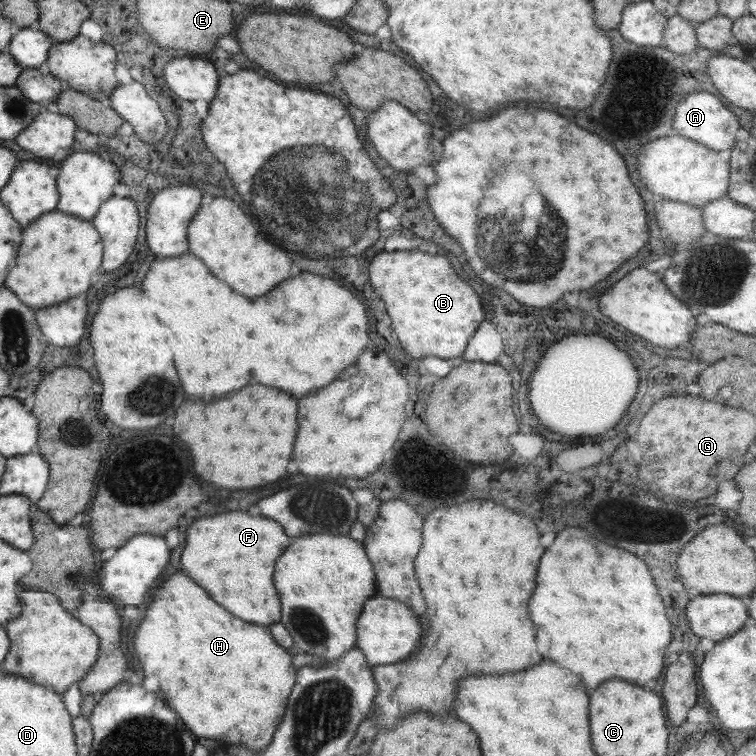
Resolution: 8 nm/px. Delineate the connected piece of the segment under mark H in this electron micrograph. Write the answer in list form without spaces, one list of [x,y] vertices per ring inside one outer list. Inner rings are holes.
[[[173,574],[155,590],[153,602],[145,610],[145,618],[133,640],[144,676],[157,677],[165,704],[169,704],[183,726],[199,740],[207,738],[212,743],[237,744],[251,748],[253,752],[259,752],[271,742],[283,716],[287,696],[295,684],[295,668],[291,665],[291,654],[273,640],[269,628],[231,616],[209,600],[209,596],[187,576]]]

